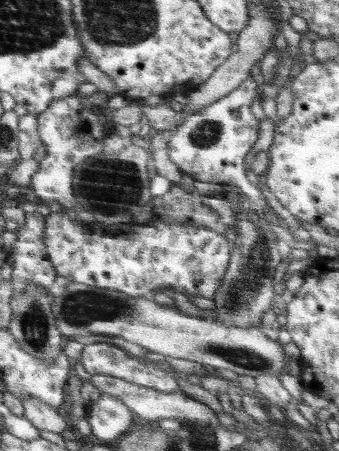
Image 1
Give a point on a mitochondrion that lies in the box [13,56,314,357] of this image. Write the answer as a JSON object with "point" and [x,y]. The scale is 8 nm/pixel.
{"point":[113,187]}

